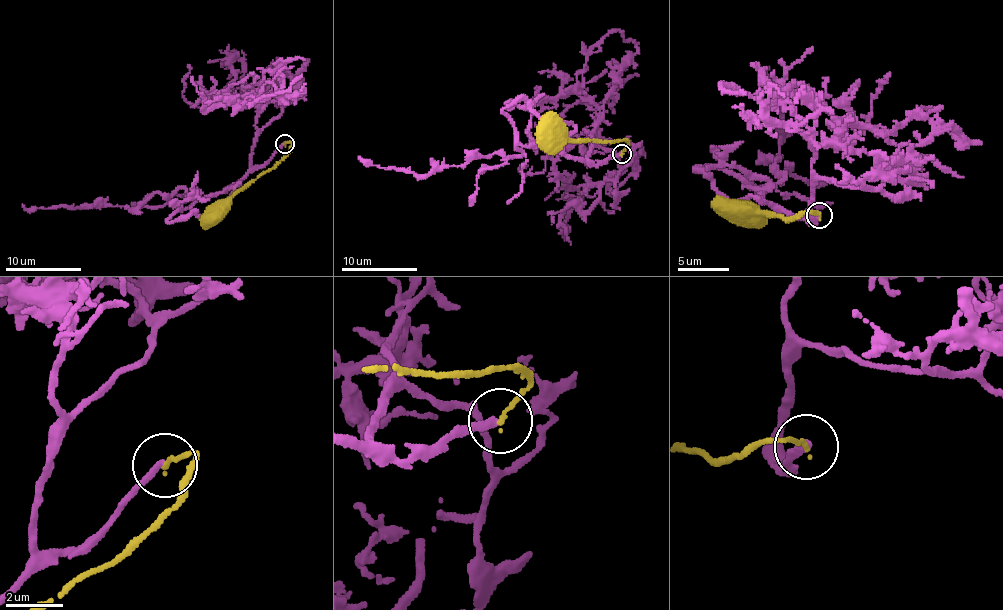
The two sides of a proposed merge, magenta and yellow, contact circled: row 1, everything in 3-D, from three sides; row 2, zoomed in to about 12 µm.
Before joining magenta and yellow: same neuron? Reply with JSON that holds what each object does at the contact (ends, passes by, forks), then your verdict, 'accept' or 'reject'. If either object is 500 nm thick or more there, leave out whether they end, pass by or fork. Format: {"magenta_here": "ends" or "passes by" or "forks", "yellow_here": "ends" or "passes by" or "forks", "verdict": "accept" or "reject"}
{"magenta_here": "ends", "yellow_here": "ends", "verdict": "reject"}

